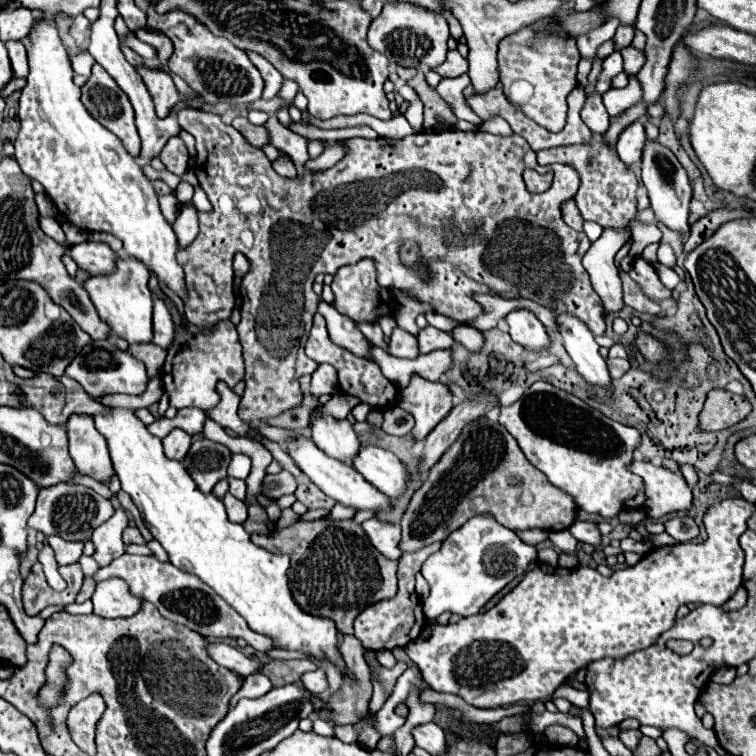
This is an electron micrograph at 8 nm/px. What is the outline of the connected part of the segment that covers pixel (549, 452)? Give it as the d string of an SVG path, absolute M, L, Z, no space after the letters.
M536 381L522 399L508 407L500 407L500 425L508 429L510 435L518 441L520 449L524 451L526 459L540 469L552 485L558 489L570 493L578 507L596 513L604 519L616 517L622 509L638 509L644 505L644 481L638 475L632 475L626 471L626 465L632 461L632 451L640 443L640 433L634 427L626 427L618 421L612 421L604 417L600 411L586 405L582 399L574 397L572 393L566 393L562 389L556 389L554 385L546 381Z

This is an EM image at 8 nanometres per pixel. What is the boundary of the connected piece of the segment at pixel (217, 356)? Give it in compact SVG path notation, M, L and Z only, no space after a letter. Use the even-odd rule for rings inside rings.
M162 295L158 297L164 299L174 321L174 341L168 347L168 357L162 367L162 381L164 381L166 393L170 395L170 405L176 409L214 407L220 399L216 393L218 381L224 381L228 387L234 387L244 379L242 347L238 341L236 327L230 321L218 321L214 327L204 331L204 327L188 323L168 297L162 297Z

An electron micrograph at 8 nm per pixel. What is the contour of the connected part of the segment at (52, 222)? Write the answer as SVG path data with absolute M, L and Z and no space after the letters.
M40 217L38 219L38 225L40 225L40 229L48 235L48 237L52 237L54 241L64 241L66 237L64 237L64 231L62 231L62 227L60 227L60 223L56 221L56 219L52 219L52 217Z

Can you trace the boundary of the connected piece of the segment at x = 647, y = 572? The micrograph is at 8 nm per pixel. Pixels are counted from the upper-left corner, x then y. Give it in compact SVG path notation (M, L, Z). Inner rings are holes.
M726 499L726 501L720 501L720 503L714 503L706 509L706 533L708 533L708 539L700 545L690 545L690 543L684 543L684 545L674 545L674 547L658 547L654 549L650 555L646 555L638 565L634 567L628 567L628 569L620 569L620 571L614 571L612 577L602 577L596 569L588 567L588 565L578 565L574 569L564 569L564 567L552 567L552 565L546 565L546 563L536 563L532 571L528 571L524 575L524 579L508 593L502 597L500 603L496 603L492 609L488 609L486 613L478 613L478 615L470 615L470 617L464 617L460 619L458 623L448 623L448 625L438 625L438 623L432 623L432 635L430 639L422 641L422 639L416 639L412 643L408 643L404 647L406 655L420 667L424 679L428 681L428 685L434 689L434 691L440 691L440 693L454 693L454 695L460 695L464 697L466 703L474 705L474 707L480 707L480 709L496 709L496 707L504 707L504 705L514 705L518 701L528 701L528 703L534 703L534 701L540 701L540 699L548 699L550 695L554 695L554 691L566 683L566 679L576 673L578 669L586 667L588 663L596 661L596 659L602 659L602 657L624 657L624 655L630 655L630 653L636 653L644 647L650 647L652 643L656 643L656 639L668 631L668 627L672 627L672 621L676 619L676 609L682 605L682 603L712 603L712 605L724 605L734 593L736 589L742 585L742 565L744 565L744 551L740 549L738 545L738 539L740 535L746 531L746 519L752 515L752 505L746 503L744 499Z

